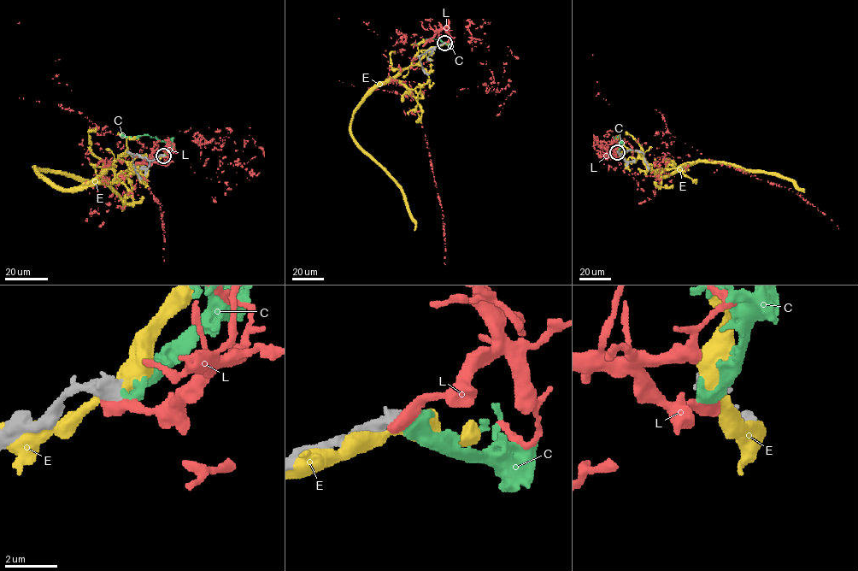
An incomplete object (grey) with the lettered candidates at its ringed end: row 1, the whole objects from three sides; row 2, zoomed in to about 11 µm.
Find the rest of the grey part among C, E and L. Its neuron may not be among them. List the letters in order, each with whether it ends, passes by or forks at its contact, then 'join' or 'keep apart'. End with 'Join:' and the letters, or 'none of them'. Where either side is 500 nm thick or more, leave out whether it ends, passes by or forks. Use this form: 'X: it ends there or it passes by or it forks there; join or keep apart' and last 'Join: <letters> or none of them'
C: it passes by; join
E: it passes by; keep apart
L: keep apart
Join: C

